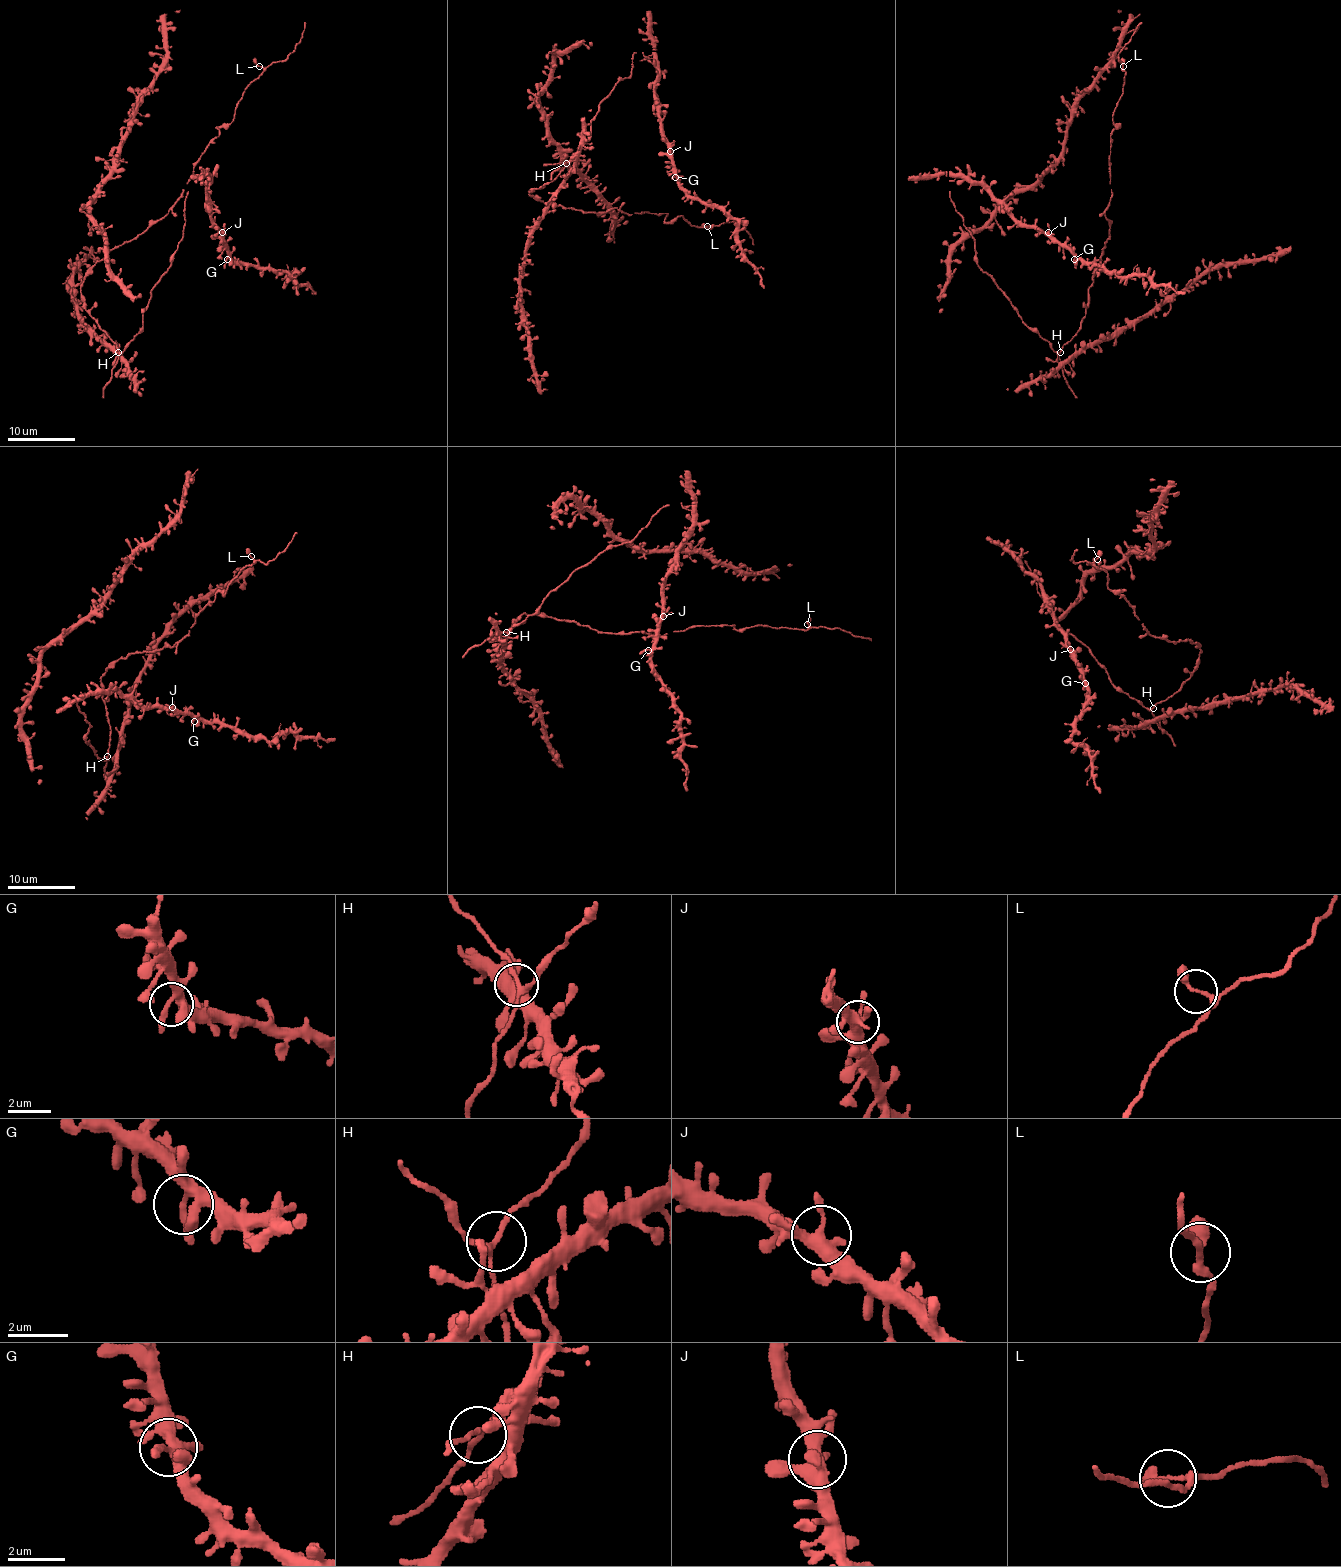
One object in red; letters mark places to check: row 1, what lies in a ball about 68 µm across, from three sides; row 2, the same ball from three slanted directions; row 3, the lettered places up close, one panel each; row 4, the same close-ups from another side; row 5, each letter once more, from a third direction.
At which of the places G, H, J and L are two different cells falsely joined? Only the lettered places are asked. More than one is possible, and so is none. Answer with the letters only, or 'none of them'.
none of them

